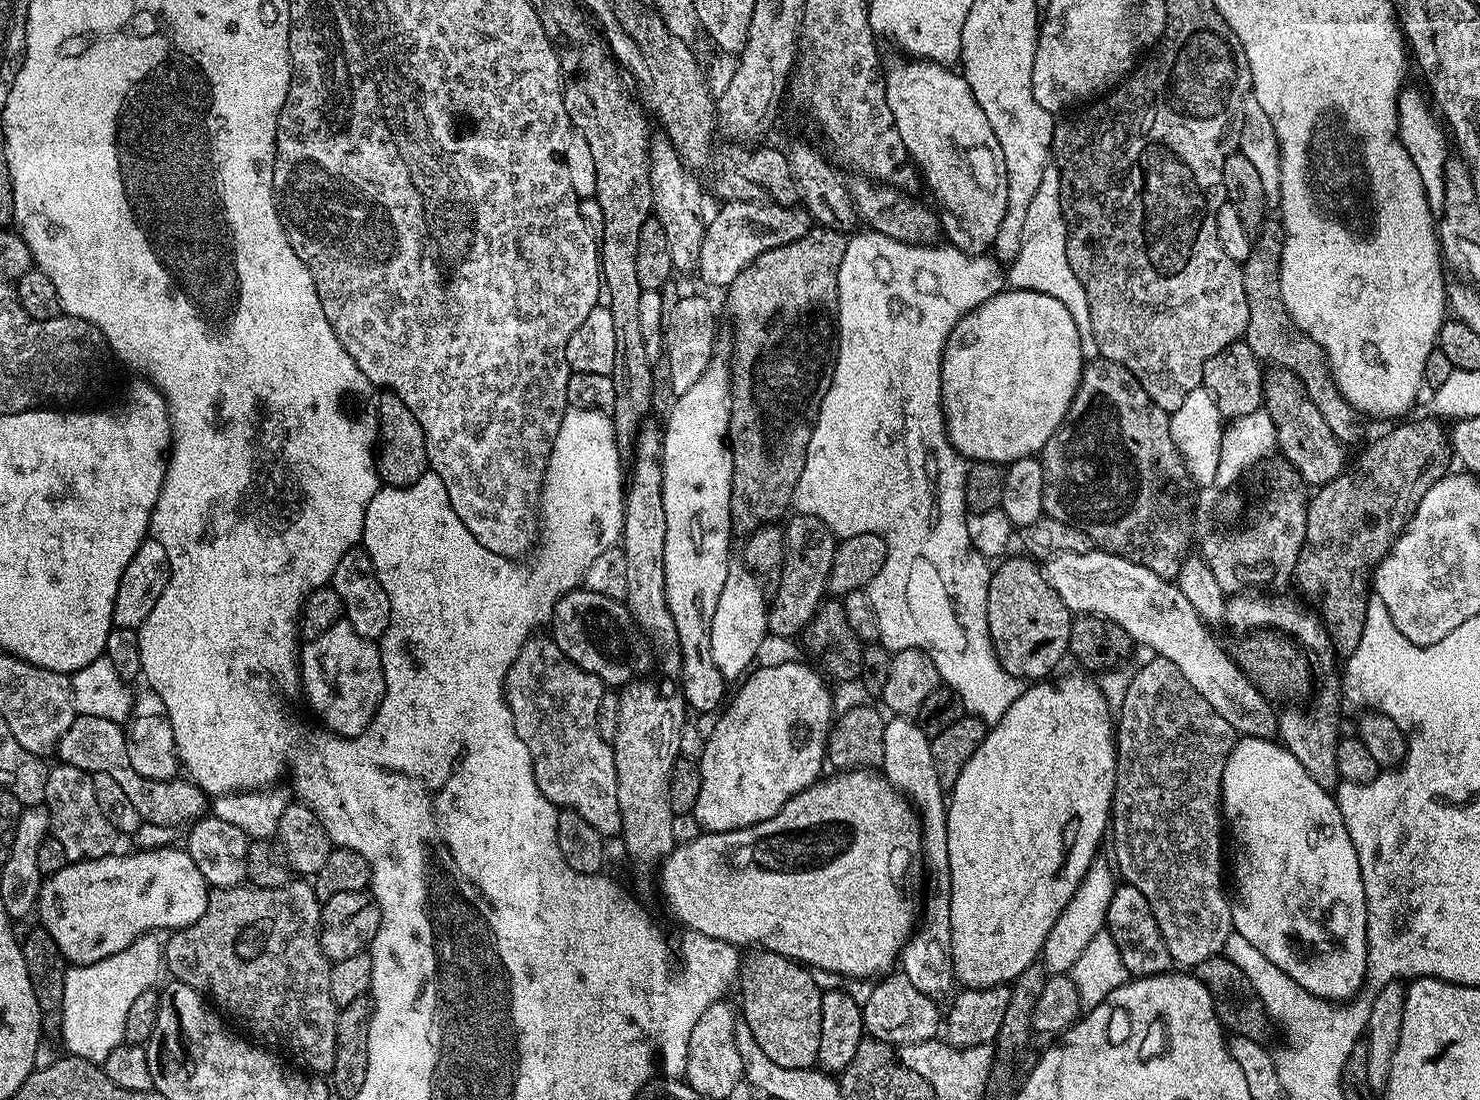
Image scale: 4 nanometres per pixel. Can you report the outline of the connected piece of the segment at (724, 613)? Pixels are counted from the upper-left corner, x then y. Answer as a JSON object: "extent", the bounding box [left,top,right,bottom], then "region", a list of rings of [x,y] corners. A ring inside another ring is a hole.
{"extent":[708,567,770,682],"region":[[[747,567],[744,568],[738,569],[737,572],[736,569],[729,571],[726,586],[722,588],[722,598],[718,600],[718,611],[710,617],[708,628],[714,662],[717,663],[718,670],[722,670],[725,680],[729,682],[739,681],[757,663],[756,655],[764,644],[764,635],[767,637],[770,632],[769,597],[764,597],[764,588],[759,584],[761,581],[757,573]]]}

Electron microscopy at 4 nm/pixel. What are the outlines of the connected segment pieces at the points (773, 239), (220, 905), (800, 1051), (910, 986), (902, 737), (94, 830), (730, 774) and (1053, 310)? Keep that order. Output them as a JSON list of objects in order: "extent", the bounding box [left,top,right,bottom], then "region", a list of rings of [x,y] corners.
[{"extent":[698,200,810,286],"region":[[[730,200],[711,213],[704,230],[698,276],[712,284],[727,286],[746,266],[753,264],[766,250],[788,244],[807,234],[810,217],[803,207],[785,206],[758,200]]]},{"extent":[166,882,340,1074],"region":[[[289,882],[282,885],[281,888],[241,886],[239,888],[215,889],[209,895],[206,914],[202,914],[202,918],[198,918],[198,922],[194,922],[189,928],[179,929],[175,934],[169,935],[172,937],[169,938],[168,944],[166,943],[166,968],[167,971],[170,970],[176,975],[173,977],[179,983],[185,984],[186,986],[194,986],[194,990],[204,993],[205,997],[215,1001],[229,1017],[231,1017],[230,1015],[237,1016],[253,1032],[253,1034],[251,1033],[253,1037],[261,1036],[261,1038],[256,1038],[259,1038],[268,1046],[281,1044],[301,1064],[297,1064],[301,1069],[307,1070],[309,1073],[316,1072],[312,1074],[324,1074],[320,1072],[333,1071],[336,1068],[336,1027],[338,1026],[340,1009],[336,1007],[336,1003],[330,992],[330,974],[332,973],[333,961],[328,959],[324,948],[320,945],[320,914],[322,904],[315,896],[315,890],[311,883],[300,883],[304,884]]]},{"extent":[742,950,824,1068],"region":[[[760,950],[756,957],[753,958],[753,968],[749,970],[748,977],[744,980],[744,1012],[742,1008],[742,1020],[748,1023],[748,1028],[752,1031],[752,1036],[756,1039],[755,1046],[761,1053],[769,1057],[774,1062],[778,1062],[778,1066],[786,1066],[787,1068],[810,1068],[813,1067],[819,1058],[819,1040],[822,1034],[822,1000],[824,992],[822,988],[816,985],[816,980],[811,976],[813,973],[809,971],[805,965],[791,960],[788,956],[782,956],[775,950]]]},{"extent":[862,974,942,1046],"region":[[[888,974],[877,979],[868,1001],[863,1001],[862,1009],[867,1035],[869,1037],[872,1035],[876,1040],[885,1040],[888,1044],[896,1044],[895,1046],[918,1044],[922,1040],[939,1037],[942,1032],[942,1012],[936,1009],[937,1001],[922,990],[918,990],[918,986],[914,986],[914,982],[910,982],[907,976],[892,975]]]},{"extent":[882,716,946,832],"region":[[[894,716],[891,717],[884,727],[884,762],[882,770],[884,775],[889,781],[891,781],[894,788],[901,793],[910,795],[916,799],[916,804],[921,808],[922,811],[928,812],[928,817],[925,818],[924,824],[929,828],[930,831],[936,832],[945,827],[945,812],[946,812],[946,796],[942,791],[942,785],[937,774],[936,763],[933,760],[933,748],[931,737],[925,732],[924,727],[921,726],[917,721],[910,719],[906,716]]]},{"extent":[44,762,120,863],"region":[[[63,762],[57,765],[57,768],[49,767],[44,795],[44,804],[51,818],[52,836],[60,840],[71,863],[113,855],[117,851],[120,831],[102,810],[96,796],[95,783],[88,782],[89,773]]]},{"extent":[694,660,834,832],"region":[[[792,660],[759,668],[739,685],[741,688],[737,690],[736,697],[735,692],[731,697],[732,705],[730,700],[719,713],[720,721],[712,733],[707,733],[704,751],[698,759],[702,788],[694,813],[701,829],[710,832],[749,828],[758,822],[766,822],[766,818],[774,818],[790,798],[817,783],[822,776],[820,771],[826,768],[828,745],[834,732],[832,692],[827,682],[810,665],[795,664]]]},{"extent":[942,288,1085,466],"region":[[[1021,288],[990,297],[956,324],[944,347],[942,402],[949,440],[969,461],[985,460],[1001,466],[1043,453],[1046,442],[1070,410],[1085,363],[1078,326],[1058,298]]]}]

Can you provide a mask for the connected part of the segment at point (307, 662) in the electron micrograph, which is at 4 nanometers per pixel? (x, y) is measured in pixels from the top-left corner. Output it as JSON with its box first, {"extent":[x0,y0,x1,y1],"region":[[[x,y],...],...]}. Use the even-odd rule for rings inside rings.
{"extent":[299,618,384,738],"region":[[[347,618],[337,619],[335,624],[326,629],[321,636],[313,636],[309,644],[299,649],[301,659],[301,679],[303,695],[315,702],[326,712],[326,720],[333,728],[335,735],[340,738],[361,736],[372,724],[380,703],[384,697],[384,670],[380,661],[380,649],[373,641],[367,640],[354,628]]]}

